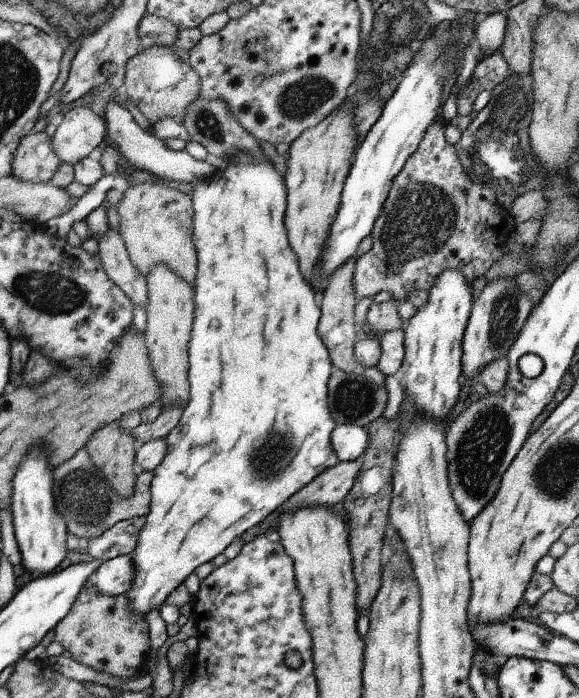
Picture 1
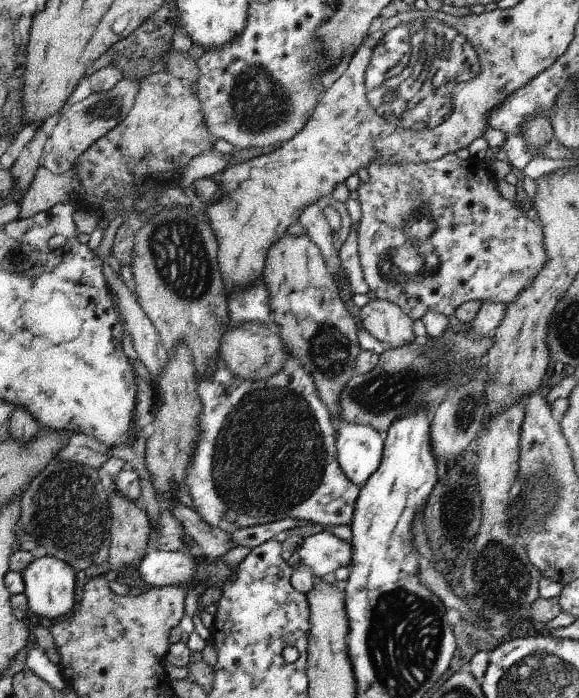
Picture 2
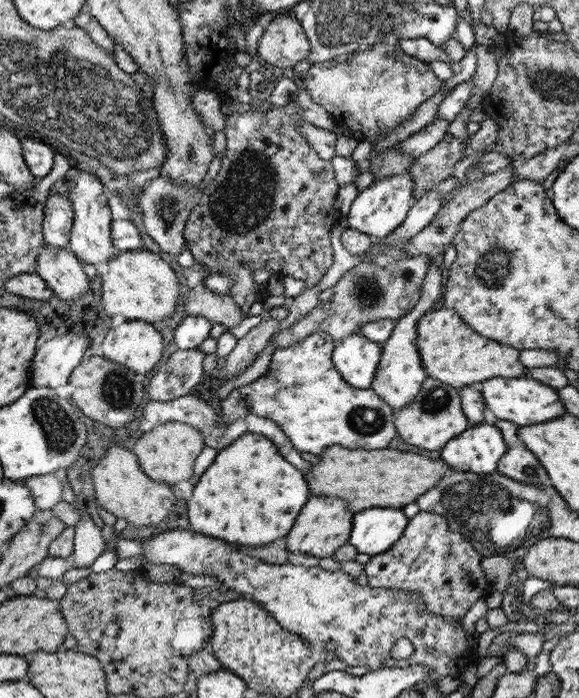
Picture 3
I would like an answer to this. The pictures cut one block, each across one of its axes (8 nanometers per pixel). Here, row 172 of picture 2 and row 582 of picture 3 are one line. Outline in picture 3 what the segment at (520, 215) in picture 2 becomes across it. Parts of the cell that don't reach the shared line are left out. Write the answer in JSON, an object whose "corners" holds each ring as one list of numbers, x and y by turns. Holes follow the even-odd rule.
{"corners":[[419,511,413,518,409,518,400,540,392,544,390,550,371,557,363,570,372,588,399,588,407,592,415,592,418,600,425,604,425,608,431,614,462,621,471,606,474,606,482,596,486,597,492,592,492,586,486,580,481,567,482,559,483,556,475,550,474,544,468,542,460,533,454,532,443,516]]}

